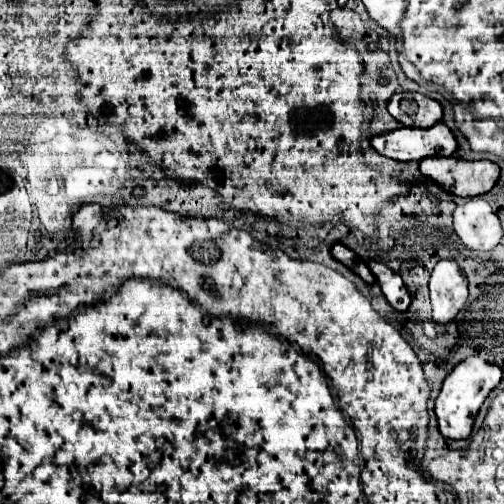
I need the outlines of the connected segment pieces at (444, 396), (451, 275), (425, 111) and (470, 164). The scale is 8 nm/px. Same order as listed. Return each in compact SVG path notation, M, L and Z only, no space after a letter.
M477 355L461 361L447 375L447 379L441 387L441 393L435 401L435 415L437 415L437 421L439 421L441 435L447 437L447 439L467 439L471 435L473 419L475 419L479 407L483 405L489 391L499 385L499 381L501 381L501 369L497 365L491 365Z
M443 259L431 273L429 291L435 323L449 323L467 301L467 277L453 259Z
M397 93L389 99L387 111L405 127L433 127L441 121L443 109L421 93Z
M429 157L419 163L425 179L437 183L447 193L475 197L493 189L499 177L499 165L491 161L465 161L455 157Z

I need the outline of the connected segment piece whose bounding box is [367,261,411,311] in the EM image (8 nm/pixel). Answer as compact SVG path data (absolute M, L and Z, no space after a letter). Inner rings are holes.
M367 261L367 265L369 265L371 273L375 275L377 283L381 285L381 291L383 291L385 299L389 301L389 305L397 311L407 311L411 299L409 299L409 293L405 289L401 277L379 261Z

